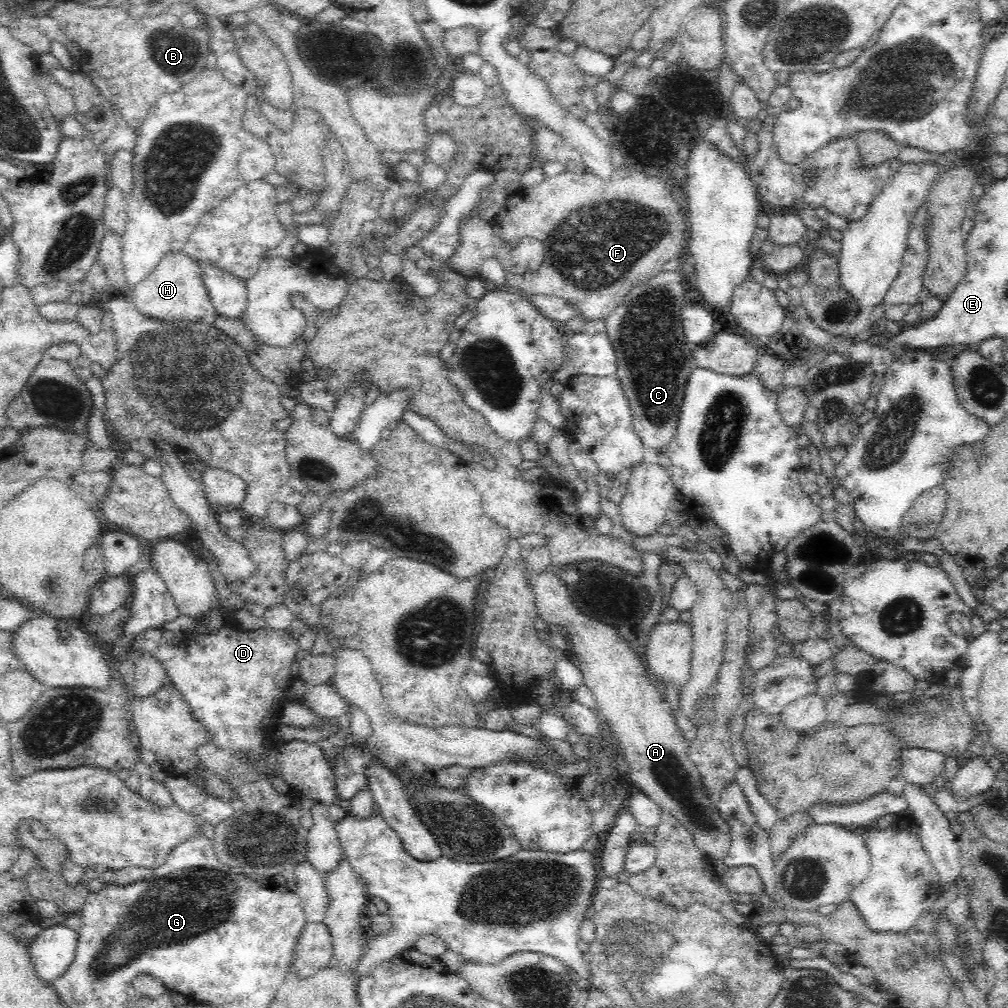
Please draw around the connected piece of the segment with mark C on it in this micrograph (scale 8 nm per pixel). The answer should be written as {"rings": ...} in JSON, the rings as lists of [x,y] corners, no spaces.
{"rings":[[[658,272],[638,288],[632,289],[622,304],[606,318],[607,335],[615,346],[617,378],[620,380],[633,416],[633,425],[641,438],[643,448],[662,450],[674,436],[680,404],[684,398],[690,372],[697,367],[693,362],[693,347],[685,339],[681,325],[681,310],[686,300],[686,288],[682,286],[682,272]]]}

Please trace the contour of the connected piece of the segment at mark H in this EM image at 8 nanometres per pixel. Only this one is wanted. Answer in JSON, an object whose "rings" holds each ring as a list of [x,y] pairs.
{"rings":[[[172,250],[162,256],[156,268],[132,287],[132,302],[142,314],[167,323],[210,319],[214,317],[215,310],[204,284],[201,264],[183,250]]]}

